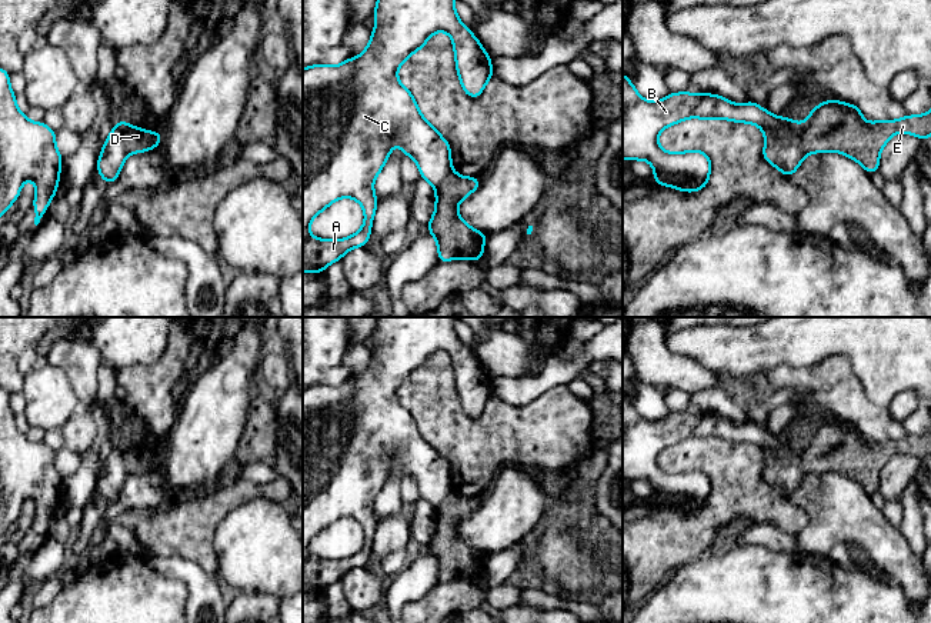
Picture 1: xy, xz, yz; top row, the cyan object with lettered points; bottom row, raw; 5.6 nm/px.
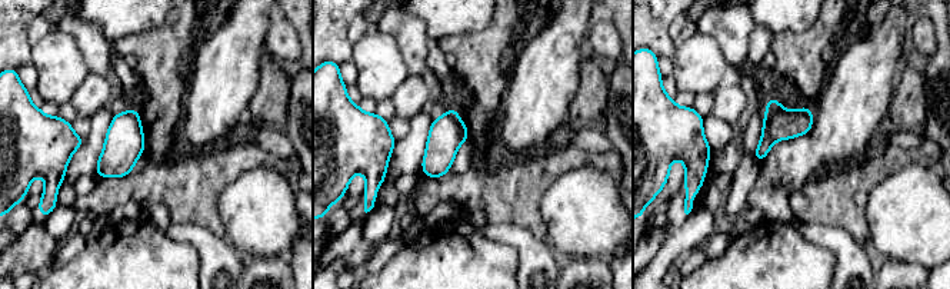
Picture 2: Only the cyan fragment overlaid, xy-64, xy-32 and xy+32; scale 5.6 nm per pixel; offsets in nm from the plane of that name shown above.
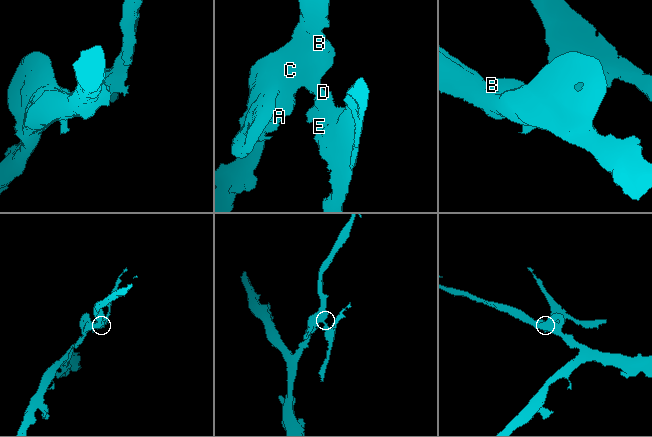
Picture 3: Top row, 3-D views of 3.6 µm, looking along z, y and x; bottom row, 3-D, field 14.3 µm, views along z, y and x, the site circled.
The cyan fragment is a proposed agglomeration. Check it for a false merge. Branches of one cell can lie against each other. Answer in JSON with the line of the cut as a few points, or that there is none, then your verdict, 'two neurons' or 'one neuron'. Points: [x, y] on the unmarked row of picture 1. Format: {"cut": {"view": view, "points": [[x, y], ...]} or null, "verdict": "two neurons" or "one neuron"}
{"cut": {"view": "xy", "points": [[120, 440], [124, 467], [129, 472]]}, "verdict": "two neurons"}

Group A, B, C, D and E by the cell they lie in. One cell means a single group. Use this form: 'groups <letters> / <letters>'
groups A B C / D E

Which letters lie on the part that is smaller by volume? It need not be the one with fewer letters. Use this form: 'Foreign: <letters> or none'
Foreign: D, E

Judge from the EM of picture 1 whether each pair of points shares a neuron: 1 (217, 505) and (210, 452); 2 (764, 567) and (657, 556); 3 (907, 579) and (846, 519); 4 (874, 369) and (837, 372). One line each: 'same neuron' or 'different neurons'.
1: different neurons
2: different neurons
3: same neuron
4: different neurons

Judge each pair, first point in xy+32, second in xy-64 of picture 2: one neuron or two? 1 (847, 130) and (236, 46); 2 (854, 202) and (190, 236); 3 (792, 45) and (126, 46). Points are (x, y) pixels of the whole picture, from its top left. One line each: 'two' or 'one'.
1: one
2: two
3: one

